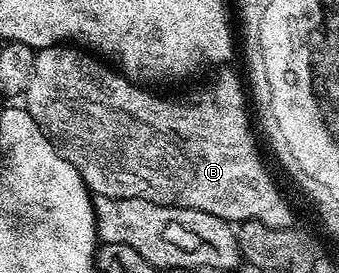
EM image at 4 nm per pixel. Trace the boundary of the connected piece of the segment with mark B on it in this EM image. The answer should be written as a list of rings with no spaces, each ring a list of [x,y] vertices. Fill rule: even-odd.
[[[60,44],[57,46],[45,46],[42,47],[35,55],[35,63],[33,64],[32,70],[32,78],[29,80],[29,84],[27,86],[27,90],[25,93],[25,109],[30,112],[33,116],[33,120],[38,124],[38,126],[47,133],[47,137],[51,139],[55,144],[56,150],[59,151],[60,154],[63,155],[65,160],[69,160],[69,164],[73,164],[73,168],[77,168],[77,172],[81,176],[81,180],[85,183],[88,190],[91,191],[92,195],[101,197],[101,198],[140,198],[141,200],[149,200],[150,202],[156,202],[158,206],[176,206],[177,208],[193,208],[194,210],[200,210],[201,212],[209,212],[213,216],[217,216],[218,218],[224,218],[225,221],[230,222],[232,224],[238,224],[241,222],[248,222],[249,220],[257,220],[261,224],[265,224],[269,228],[291,228],[296,225],[295,222],[295,214],[291,211],[291,206],[287,203],[287,198],[285,195],[279,191],[279,186],[277,183],[271,179],[271,174],[267,171],[267,166],[263,163],[263,158],[259,155],[259,146],[255,143],[255,134],[251,131],[251,114],[247,111],[247,102],[249,106],[249,94],[245,89],[245,82],[242,77],[238,78],[237,75],[234,74],[233,71],[224,69],[222,72],[224,74],[219,74],[215,79],[212,80],[211,83],[208,84],[204,90],[199,90],[196,94],[191,94],[188,98],[162,98],[162,93],[152,92],[150,89],[144,88],[134,82],[130,82],[129,79],[123,74],[119,73],[118,70],[112,68],[106,61],[100,60],[96,55],[88,52],[83,48],[76,48],[71,44]]]

